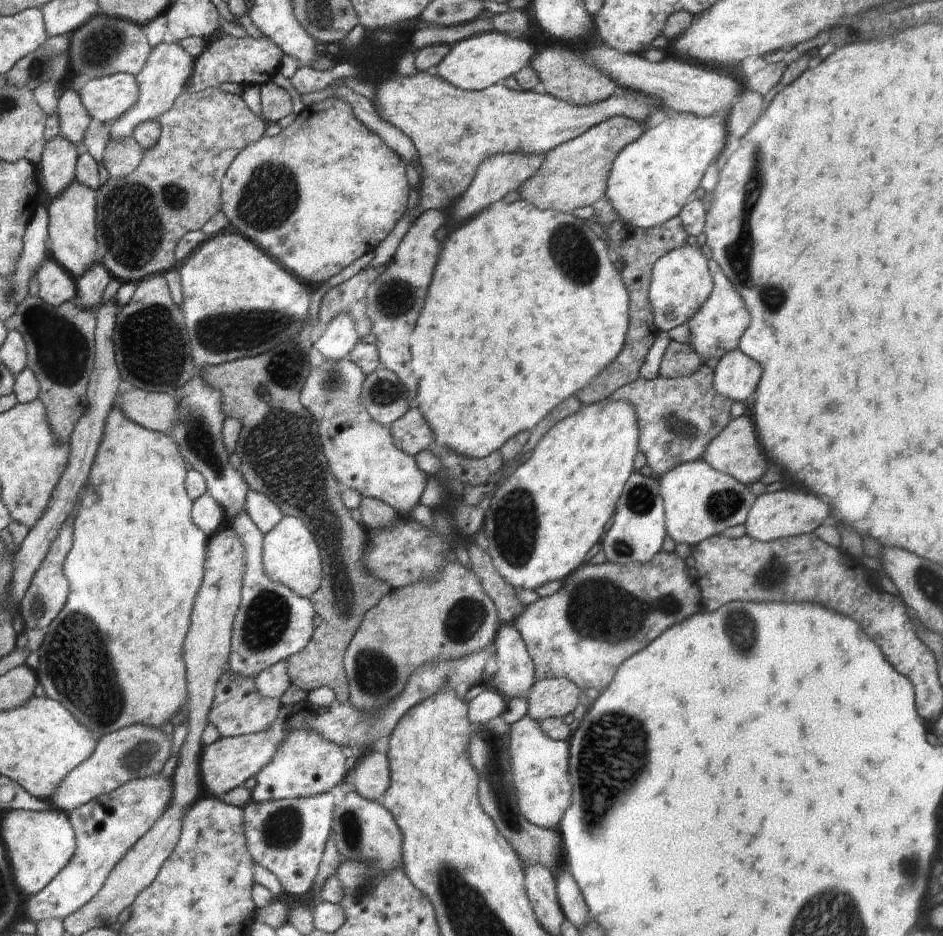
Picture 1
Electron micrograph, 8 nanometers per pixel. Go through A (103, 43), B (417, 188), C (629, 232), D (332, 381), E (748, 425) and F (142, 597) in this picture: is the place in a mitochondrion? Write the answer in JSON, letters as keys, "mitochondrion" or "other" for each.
{"A":"mitochondrion","B":"other","C":"other","D":"mitochondrion","E":"other","F":"other"}

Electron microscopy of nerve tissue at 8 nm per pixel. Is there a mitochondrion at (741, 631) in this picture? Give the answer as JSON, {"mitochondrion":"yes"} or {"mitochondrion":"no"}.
{"mitochondrion":"yes"}

